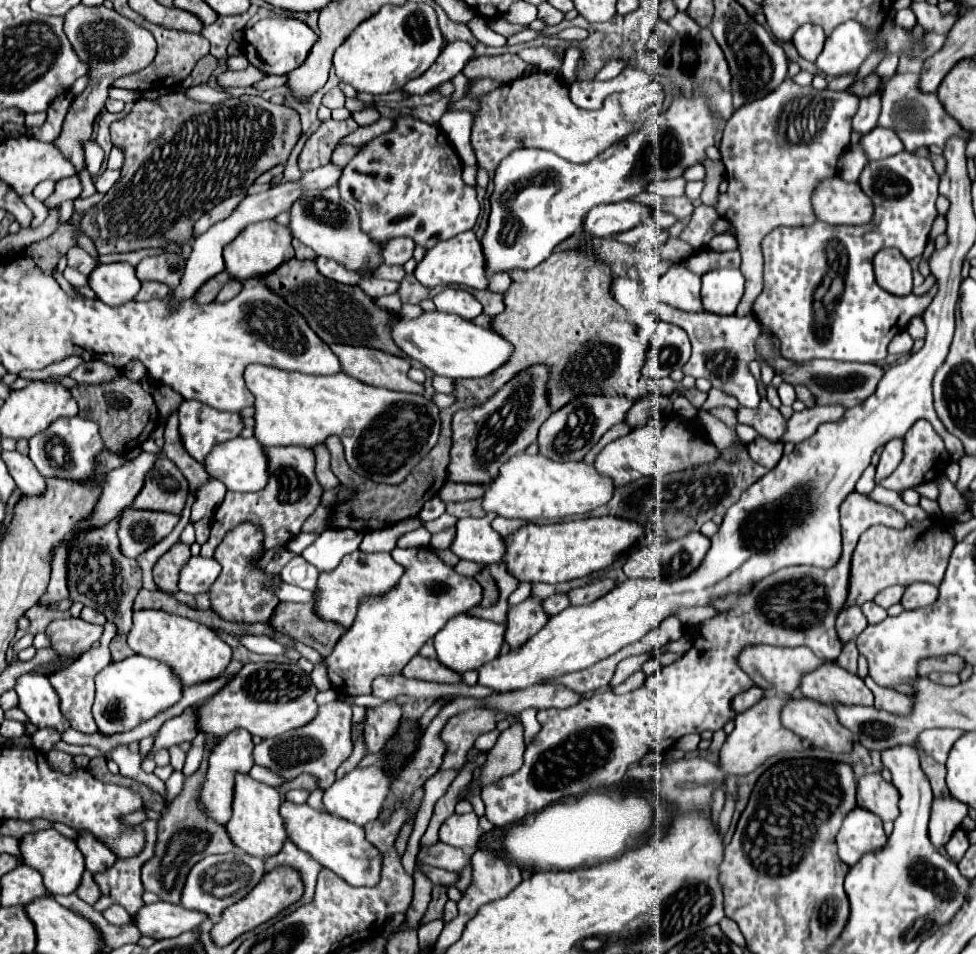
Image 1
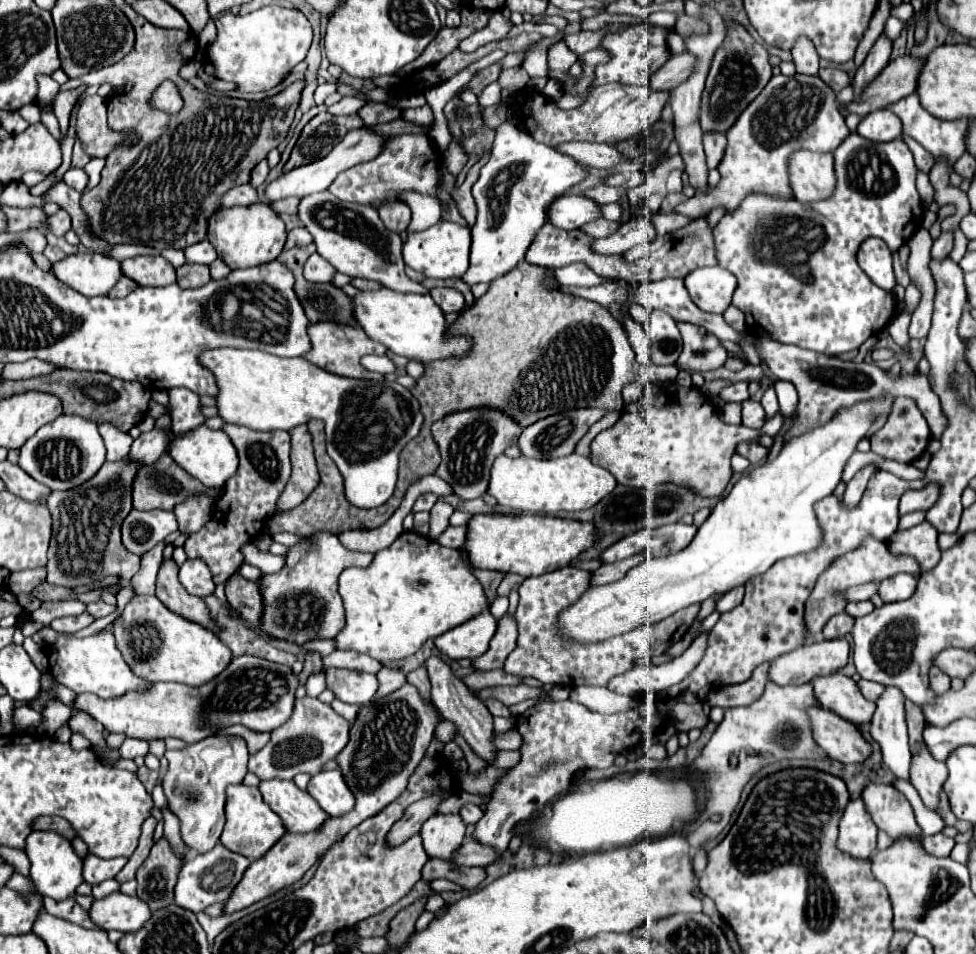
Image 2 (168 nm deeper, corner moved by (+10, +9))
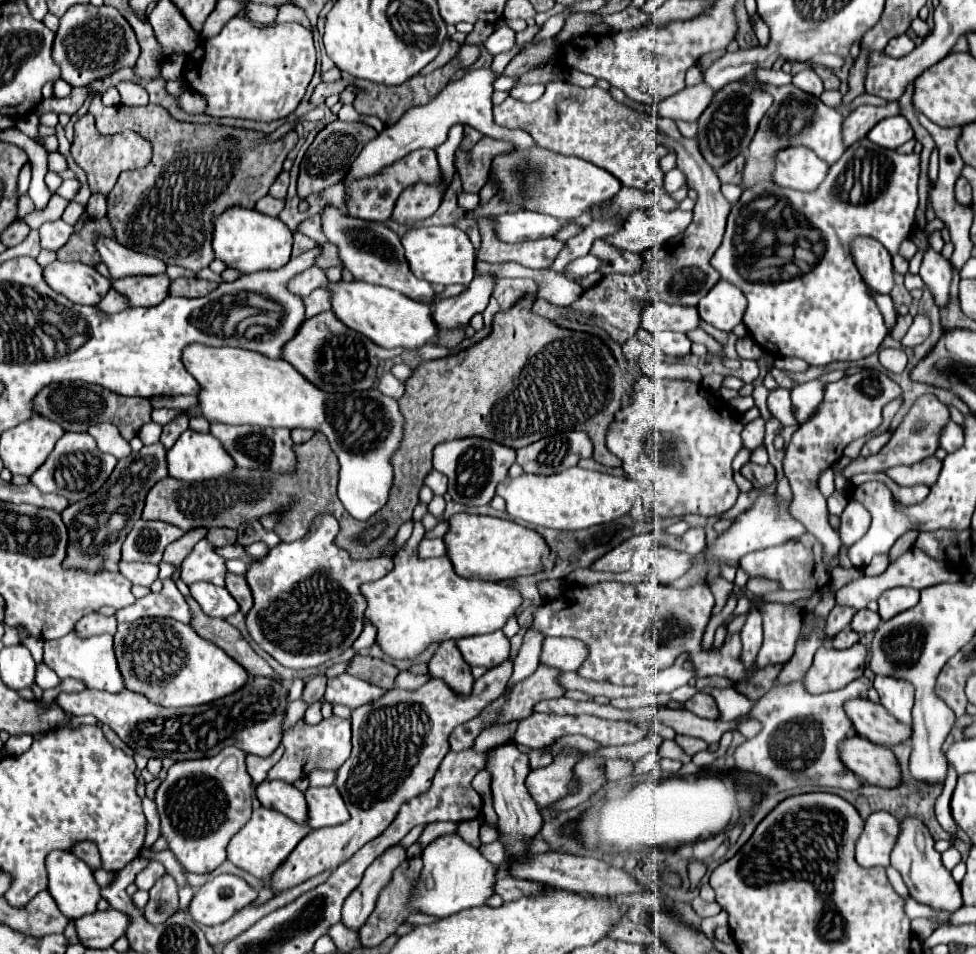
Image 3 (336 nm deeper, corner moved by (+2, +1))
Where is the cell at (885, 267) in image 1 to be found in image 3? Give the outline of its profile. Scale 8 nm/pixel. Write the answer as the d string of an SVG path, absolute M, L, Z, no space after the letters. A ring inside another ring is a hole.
M856 237L850 243L850 253L866 285L878 293L890 293L894 287L890 253L870 237Z

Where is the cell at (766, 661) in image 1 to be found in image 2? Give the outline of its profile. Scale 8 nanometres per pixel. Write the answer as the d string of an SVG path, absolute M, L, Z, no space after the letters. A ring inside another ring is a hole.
M820 639L770 661L768 679L776 685L802 685L814 675L830 675L846 665L850 645L846 639Z

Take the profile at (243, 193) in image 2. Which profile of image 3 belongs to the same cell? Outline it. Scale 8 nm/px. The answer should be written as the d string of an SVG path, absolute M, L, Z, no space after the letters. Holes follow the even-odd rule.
M270 195L262 197L258 203L256 203L256 211L264 213L264 215L270 215L270 217L278 217L278 213L284 209L284 201L280 199L274 199Z

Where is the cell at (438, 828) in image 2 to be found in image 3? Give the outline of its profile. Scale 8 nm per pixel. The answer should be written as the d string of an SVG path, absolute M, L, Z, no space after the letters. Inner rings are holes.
M446 835L446 839L430 843L430 847L422 851L422 861L424 867L410 895L410 907L418 913L444 919L462 909L486 905L486 901L494 895L498 867L486 861L478 849L462 841L460 835Z

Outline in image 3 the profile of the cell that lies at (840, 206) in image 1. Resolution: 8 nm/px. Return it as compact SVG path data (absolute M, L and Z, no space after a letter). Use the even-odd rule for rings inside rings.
M786 147L780 149L774 157L772 179L780 187L814 191L830 167L814 155L808 147Z

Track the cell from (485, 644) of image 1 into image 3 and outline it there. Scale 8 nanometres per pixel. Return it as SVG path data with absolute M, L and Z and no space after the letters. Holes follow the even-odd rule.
M502 631L478 637L464 637L456 643L458 649L462 649L462 657L468 665L482 665L492 669L510 657L510 641Z

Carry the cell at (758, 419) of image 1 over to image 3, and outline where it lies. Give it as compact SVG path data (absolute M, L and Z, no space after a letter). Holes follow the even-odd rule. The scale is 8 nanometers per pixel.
M758 417L754 421L750 421L744 431L742 431L742 445L750 451L758 449L764 443L764 419Z

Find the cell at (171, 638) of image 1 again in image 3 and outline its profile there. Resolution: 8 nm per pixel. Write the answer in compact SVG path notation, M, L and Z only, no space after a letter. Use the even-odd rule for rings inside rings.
M138 619L132 623L118 623L114 653L124 687L144 695L150 703L160 707L204 705L232 695L248 683L246 669L242 669L220 647L204 641L192 627L174 619Z

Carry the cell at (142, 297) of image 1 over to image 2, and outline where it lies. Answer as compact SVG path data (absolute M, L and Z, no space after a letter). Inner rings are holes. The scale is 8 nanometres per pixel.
M122 277L122 279L112 287L112 291L108 293L108 297L126 297L126 295L132 293L136 287L138 287L138 283L134 283L134 281L128 279L128 277Z

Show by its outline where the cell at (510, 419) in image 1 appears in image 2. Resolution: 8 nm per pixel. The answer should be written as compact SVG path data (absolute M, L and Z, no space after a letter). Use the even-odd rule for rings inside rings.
M472 407L444 415L432 425L432 437L440 447L442 463L436 475L454 487L460 499L476 499L486 493L490 481L490 467L498 455L510 445L518 443L522 427L504 411L492 407Z

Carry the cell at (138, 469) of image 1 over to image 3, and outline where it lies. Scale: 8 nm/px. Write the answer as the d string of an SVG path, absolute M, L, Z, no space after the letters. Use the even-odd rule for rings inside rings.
M182 411L174 421L170 421L170 423L166 423L164 427L162 427L162 437L160 437L160 443L162 445L166 445L166 449L170 449L174 443L176 443L176 439L188 429L188 413L186 411Z

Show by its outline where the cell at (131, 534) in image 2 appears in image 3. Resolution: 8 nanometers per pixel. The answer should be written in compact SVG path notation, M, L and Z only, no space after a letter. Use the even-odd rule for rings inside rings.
M138 519L132 531L122 543L124 561L142 561L142 563L160 563L166 545L180 539L184 533L180 527L162 521Z

